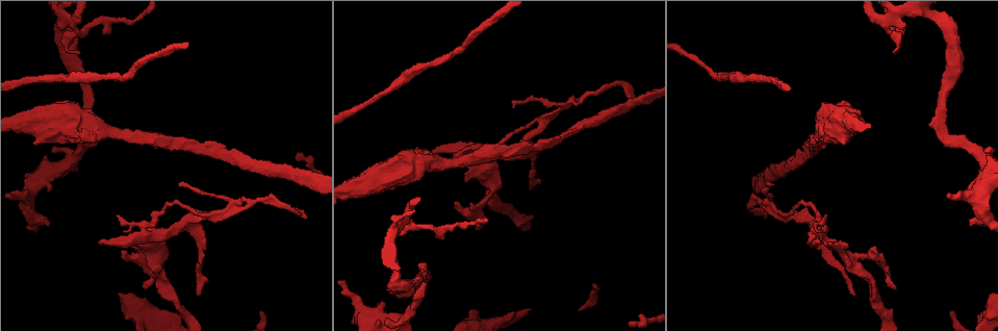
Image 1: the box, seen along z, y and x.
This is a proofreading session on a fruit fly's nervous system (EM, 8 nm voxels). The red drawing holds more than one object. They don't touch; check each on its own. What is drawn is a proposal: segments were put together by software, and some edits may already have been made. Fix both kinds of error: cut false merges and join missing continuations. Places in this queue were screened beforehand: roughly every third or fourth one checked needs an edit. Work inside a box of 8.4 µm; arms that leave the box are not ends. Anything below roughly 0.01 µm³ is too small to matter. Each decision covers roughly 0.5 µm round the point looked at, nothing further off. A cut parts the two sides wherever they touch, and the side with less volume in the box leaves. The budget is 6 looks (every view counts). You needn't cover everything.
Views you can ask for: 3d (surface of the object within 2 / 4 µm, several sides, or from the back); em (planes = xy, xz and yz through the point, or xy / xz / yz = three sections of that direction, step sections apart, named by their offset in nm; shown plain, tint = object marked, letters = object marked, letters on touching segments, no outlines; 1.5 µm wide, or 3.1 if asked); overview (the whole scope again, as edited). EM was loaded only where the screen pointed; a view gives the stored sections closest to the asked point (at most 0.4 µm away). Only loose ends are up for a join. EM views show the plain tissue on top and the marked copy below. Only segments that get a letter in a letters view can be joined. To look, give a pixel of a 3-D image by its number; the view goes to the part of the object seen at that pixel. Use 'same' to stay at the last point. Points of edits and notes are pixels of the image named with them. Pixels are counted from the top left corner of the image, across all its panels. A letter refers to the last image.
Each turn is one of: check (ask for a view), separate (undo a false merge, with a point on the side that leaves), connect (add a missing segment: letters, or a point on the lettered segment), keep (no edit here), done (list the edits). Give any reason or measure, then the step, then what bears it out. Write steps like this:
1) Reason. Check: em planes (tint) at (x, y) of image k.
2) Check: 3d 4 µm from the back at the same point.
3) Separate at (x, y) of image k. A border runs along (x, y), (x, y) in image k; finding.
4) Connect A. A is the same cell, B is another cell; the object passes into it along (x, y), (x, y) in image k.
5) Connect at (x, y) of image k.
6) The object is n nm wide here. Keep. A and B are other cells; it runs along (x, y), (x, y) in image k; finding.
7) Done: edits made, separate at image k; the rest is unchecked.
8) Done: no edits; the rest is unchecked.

Thick end. Check: em planes (letters) at (843, 144) of image 1.

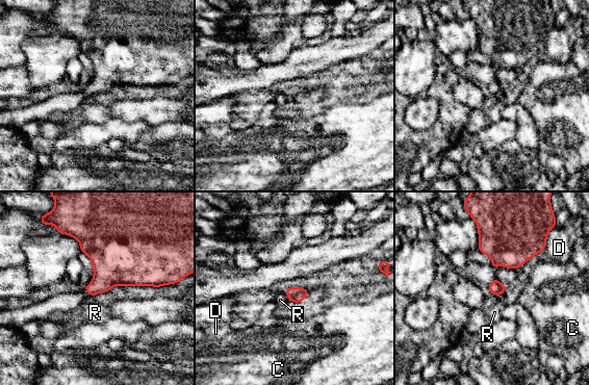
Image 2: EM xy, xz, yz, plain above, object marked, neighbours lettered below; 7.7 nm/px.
Keep. C, D and R are other cells; a border runs along (285, 293), (292, 302) in image 2; no lettered segment goes on from it.

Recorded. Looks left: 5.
Tapers out. Check: 3d 2 µm at (146, 287) of image 1.

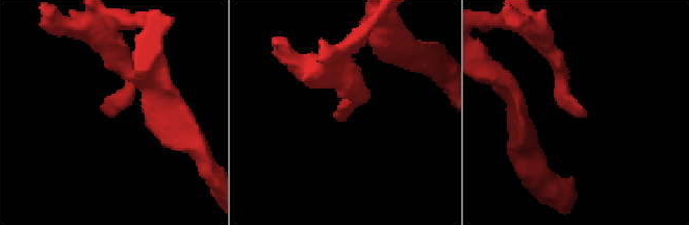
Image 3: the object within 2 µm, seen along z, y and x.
Now the EM. Check: em planes (letters) at (111, 116) of image 3.

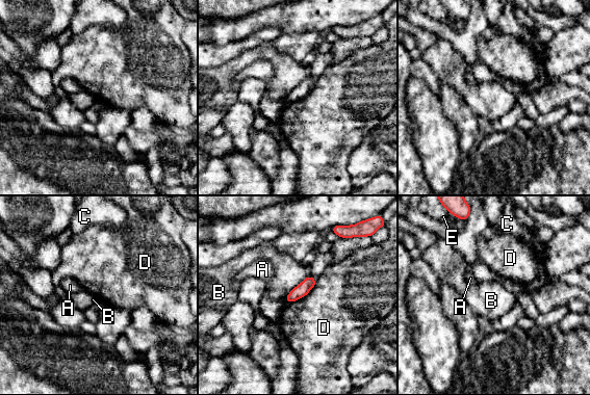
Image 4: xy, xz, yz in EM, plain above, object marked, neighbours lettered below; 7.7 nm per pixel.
The object is 100 nm wide here. Keep. A, B, C, D and E are other cells; a border runs along (309, 274), (289, 292), (284, 300) in image 4; none of them fits.

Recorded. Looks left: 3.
Thin end. Check: 3d 4 µm at (181, 182) of image 1.

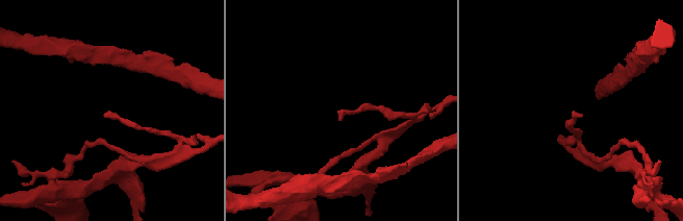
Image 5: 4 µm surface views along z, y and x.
Check: em planes (letters) at (105, 114) of image 5.

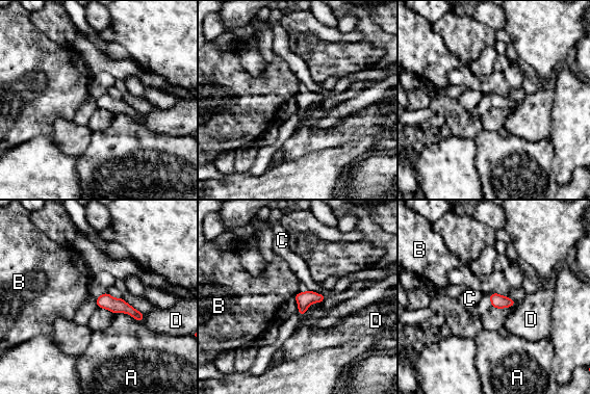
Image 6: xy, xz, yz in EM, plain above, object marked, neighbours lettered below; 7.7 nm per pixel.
The longest contact is with A, 220 nm. Keep. A, B, C and D are other cells; it runs along (98, 300), (127, 308), (140, 317) in image 6; none of them fits.

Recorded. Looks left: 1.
Done: no edits; the rest is unchecked.

